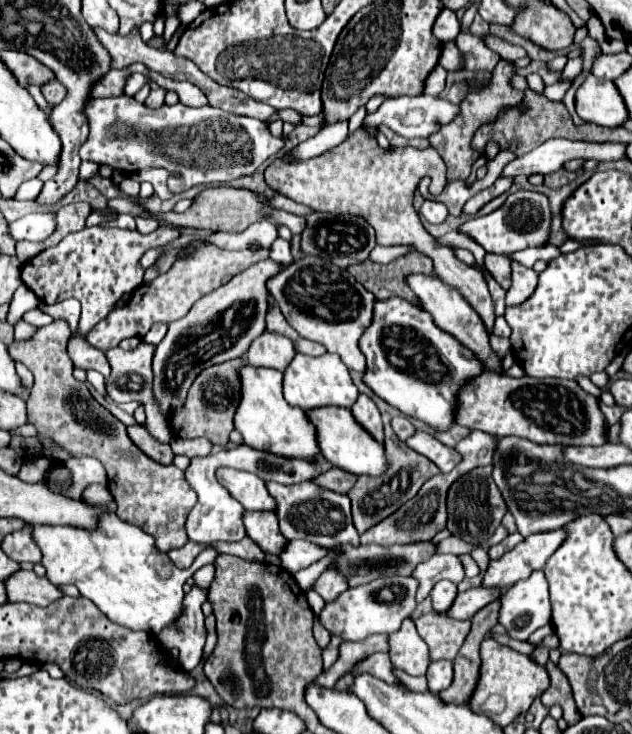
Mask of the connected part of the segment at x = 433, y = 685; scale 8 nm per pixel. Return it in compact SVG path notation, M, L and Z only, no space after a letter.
M436 660L428 666L426 672L430 692L440 692L452 684L452 662L450 660Z

